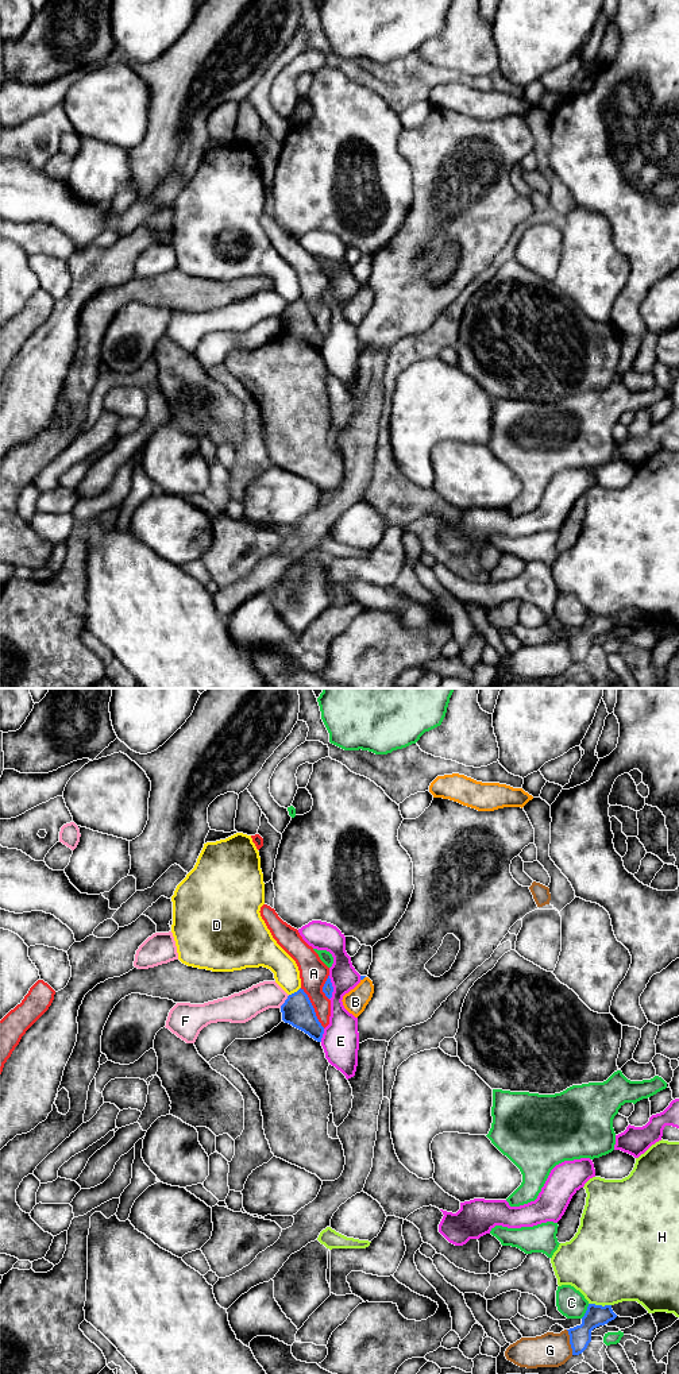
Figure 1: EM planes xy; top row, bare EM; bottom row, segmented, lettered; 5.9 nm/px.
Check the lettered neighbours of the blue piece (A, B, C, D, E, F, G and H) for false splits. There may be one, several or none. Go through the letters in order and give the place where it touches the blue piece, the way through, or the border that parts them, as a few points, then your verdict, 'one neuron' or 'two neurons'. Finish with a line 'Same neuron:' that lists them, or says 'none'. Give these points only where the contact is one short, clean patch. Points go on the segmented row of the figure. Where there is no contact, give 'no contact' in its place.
A: contact xy (313, 1008); border xy (300, 988), (307, 995), (317, 1021), (324, 1027); two neurons
B: contact xy (362, 979); two neurons
C: contact xy (586, 1311); two neurons
D: contact xy (294, 992); two neurons
E: contact xy (332, 988); two neurons
F: contact xy (285, 1002); two neurons
G: contact xy (570, 1342); two neurons
H: contact xy (600, 1305); two neurons
Same neuron: none

